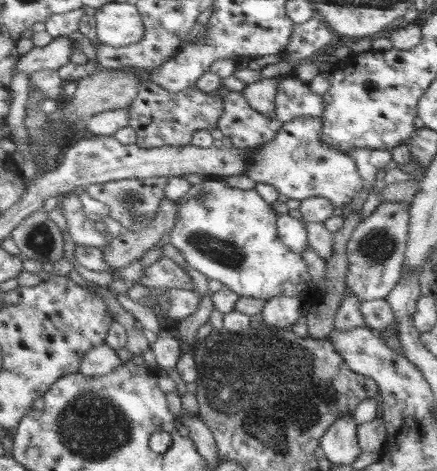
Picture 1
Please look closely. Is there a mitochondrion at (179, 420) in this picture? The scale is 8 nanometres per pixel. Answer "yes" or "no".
no

